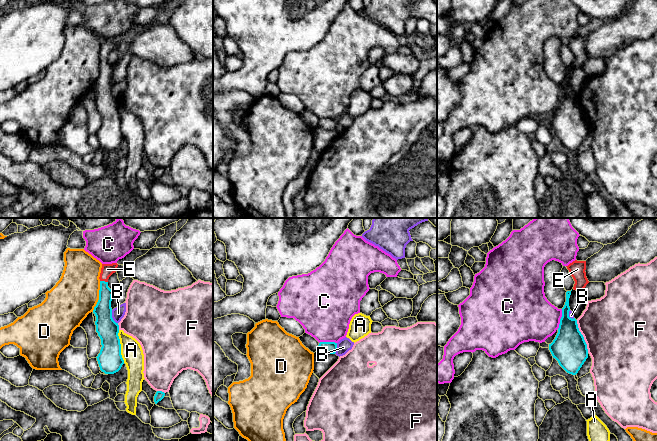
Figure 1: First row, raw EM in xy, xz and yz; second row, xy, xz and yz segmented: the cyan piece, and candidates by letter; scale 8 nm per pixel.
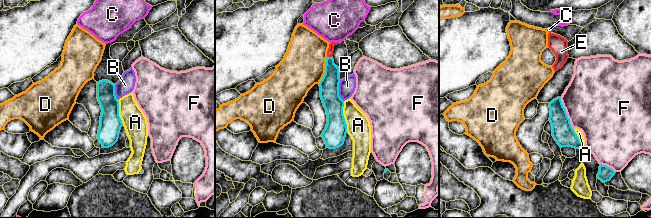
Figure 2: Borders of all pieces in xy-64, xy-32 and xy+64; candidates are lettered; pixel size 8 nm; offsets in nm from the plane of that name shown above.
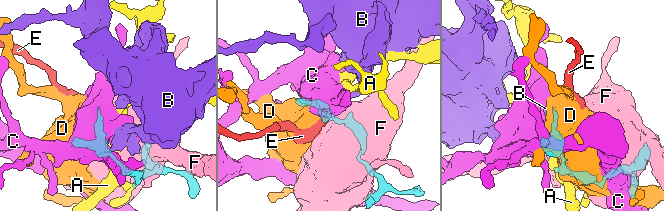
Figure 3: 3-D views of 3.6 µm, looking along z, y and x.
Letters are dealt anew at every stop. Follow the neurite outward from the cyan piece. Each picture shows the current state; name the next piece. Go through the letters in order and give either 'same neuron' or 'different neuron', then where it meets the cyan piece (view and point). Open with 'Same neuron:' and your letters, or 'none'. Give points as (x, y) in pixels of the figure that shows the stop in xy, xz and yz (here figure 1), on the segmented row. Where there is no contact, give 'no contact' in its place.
Same neuron: E
A: different neuron | xy (120, 346)
B: different neuron | xy (111, 317)
C: different neuron | yz (560, 319)
D: different neuron | xy (99, 296)
E: same neuron | xy (104, 281)
F: different neuron | yz (582, 336)

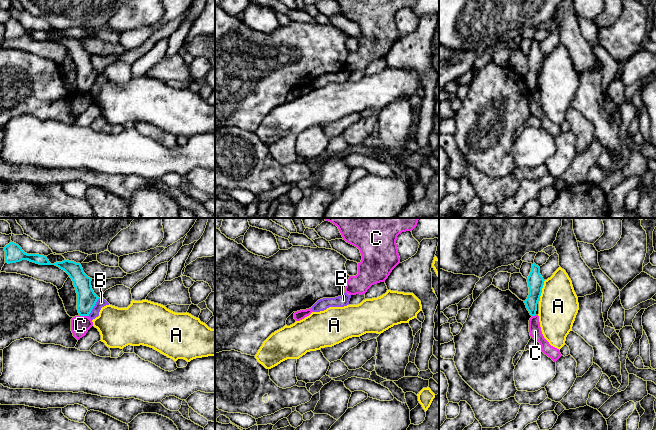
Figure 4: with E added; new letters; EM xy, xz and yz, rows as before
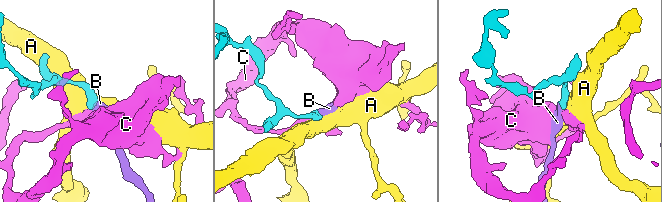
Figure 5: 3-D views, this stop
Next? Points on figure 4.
Same neuron: none
A: different neuron | yz (541, 289)
B: different neuron | xy (93, 306)
C: different neuron | xy (83, 315)

